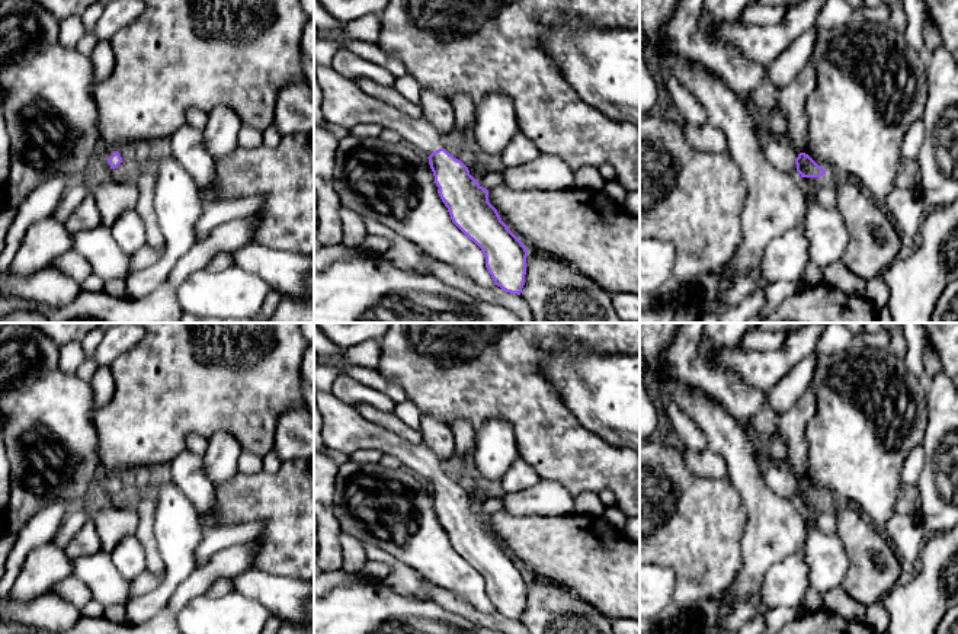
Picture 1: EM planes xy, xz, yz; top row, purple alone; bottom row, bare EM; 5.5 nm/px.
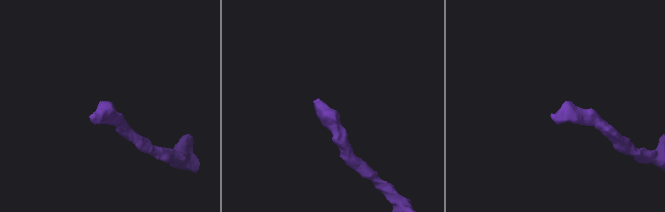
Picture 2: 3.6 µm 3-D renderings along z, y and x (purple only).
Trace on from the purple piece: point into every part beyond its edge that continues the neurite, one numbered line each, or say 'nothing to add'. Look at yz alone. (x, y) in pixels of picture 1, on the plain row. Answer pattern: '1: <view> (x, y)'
1: yz (781, 479)

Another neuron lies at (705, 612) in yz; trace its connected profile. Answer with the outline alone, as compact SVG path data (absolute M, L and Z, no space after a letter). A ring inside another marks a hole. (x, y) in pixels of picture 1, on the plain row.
M714 598L702 599L693 606L692 615L698 625L712 628L720 618L720 606Z

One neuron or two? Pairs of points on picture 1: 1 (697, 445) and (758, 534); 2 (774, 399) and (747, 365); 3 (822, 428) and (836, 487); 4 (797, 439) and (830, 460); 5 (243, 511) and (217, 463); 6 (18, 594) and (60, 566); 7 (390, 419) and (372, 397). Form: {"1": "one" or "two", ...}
{"1": "two", "2": "two", "3": "one", "4": "two", "5": "two", "6": "one", "7": "two"}

